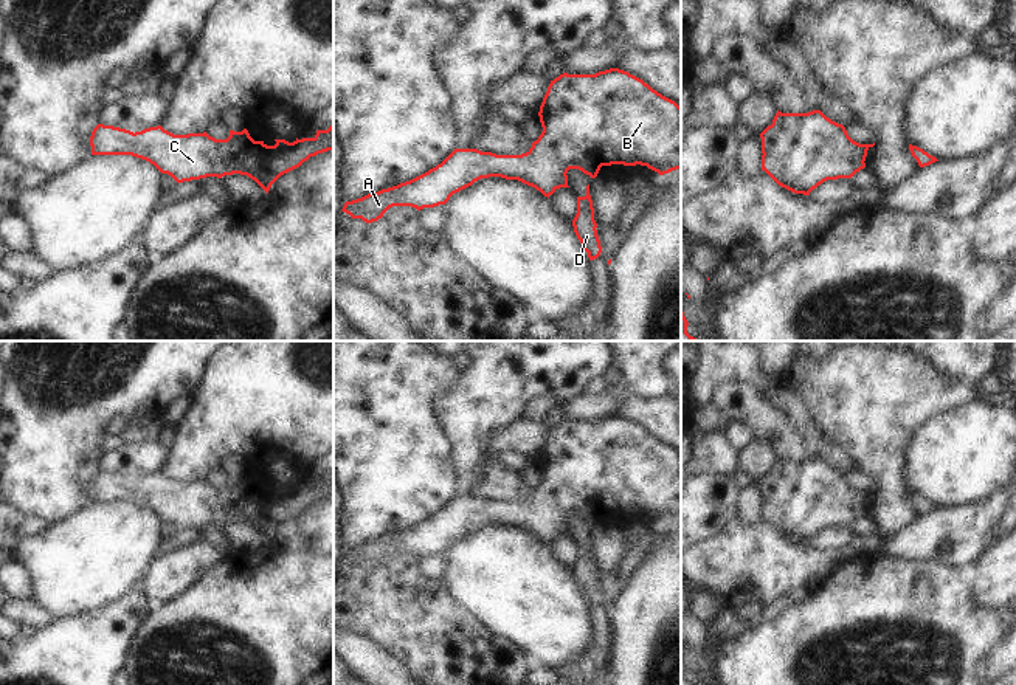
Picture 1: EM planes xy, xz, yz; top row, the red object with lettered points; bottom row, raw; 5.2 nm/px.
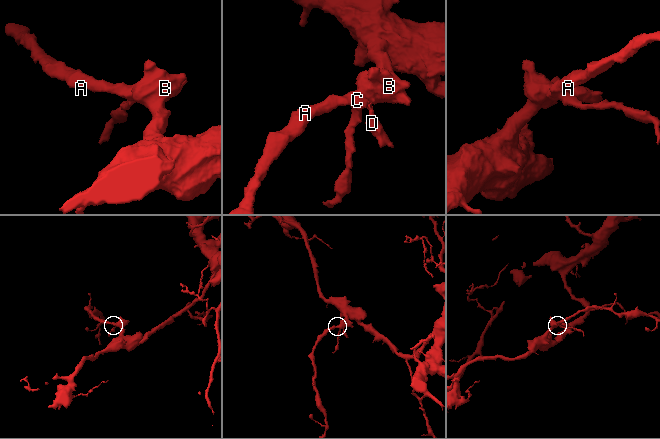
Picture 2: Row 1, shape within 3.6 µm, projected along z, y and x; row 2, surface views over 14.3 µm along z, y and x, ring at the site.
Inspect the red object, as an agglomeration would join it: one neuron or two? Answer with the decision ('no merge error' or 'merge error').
merge error

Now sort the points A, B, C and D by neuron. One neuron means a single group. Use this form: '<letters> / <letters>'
A B C / D

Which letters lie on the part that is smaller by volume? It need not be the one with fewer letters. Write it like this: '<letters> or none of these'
D

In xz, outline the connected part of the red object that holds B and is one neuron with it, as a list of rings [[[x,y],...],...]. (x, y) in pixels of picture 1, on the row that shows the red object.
[[[619,68],[596,74],[563,73],[551,81],[540,105],[541,135],[521,155],[496,155],[478,149],[454,149],[441,164],[397,186],[346,201],[343,212],[366,223],[377,222],[392,206],[417,211],[445,205],[450,197],[481,178],[501,177],[535,188],[544,197],[565,188],[569,169],[596,178],[602,166],[647,166],[659,175],[681,169],[681,107],[642,79]]]

